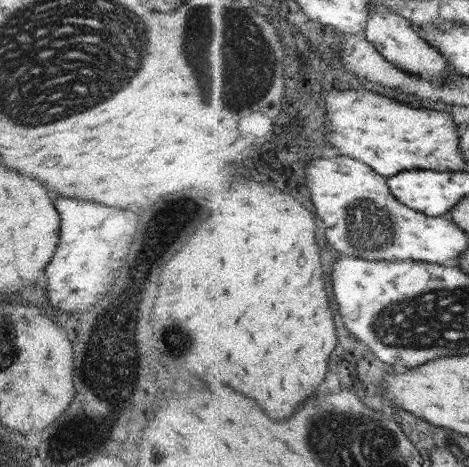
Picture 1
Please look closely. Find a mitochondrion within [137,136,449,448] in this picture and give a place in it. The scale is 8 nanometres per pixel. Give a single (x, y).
(368, 227)

